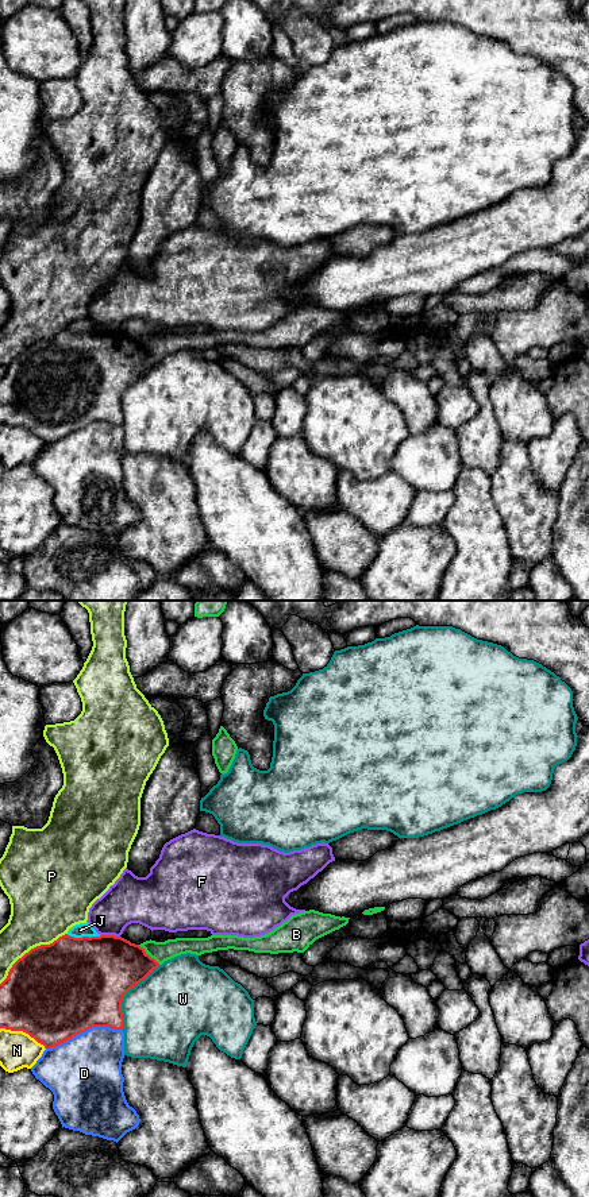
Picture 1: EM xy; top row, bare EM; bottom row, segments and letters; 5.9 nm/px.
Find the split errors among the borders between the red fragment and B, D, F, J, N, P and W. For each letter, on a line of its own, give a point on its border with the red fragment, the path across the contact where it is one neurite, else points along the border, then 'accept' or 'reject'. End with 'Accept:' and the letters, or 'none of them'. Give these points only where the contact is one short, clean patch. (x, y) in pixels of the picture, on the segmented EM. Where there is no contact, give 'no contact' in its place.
B: contact xy (147, 954); border xy (138, 945), (160, 964); reject
D: contact xy (84, 1031); reject
F: contact xy (110, 935); reject
J: contact xy (84, 937); reject
N: contact xy (23, 1031); reject
P: contact xy (31, 949); reject
W: contact xy (124, 993); reject
Accept: none of them

